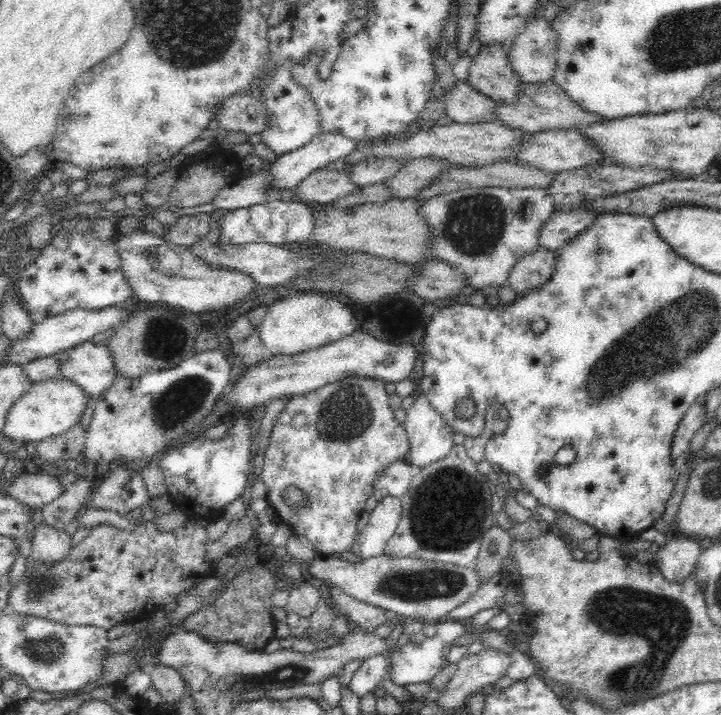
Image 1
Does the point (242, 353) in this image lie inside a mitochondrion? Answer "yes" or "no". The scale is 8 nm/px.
no

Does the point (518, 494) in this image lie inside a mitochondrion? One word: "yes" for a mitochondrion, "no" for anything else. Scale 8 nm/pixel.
no

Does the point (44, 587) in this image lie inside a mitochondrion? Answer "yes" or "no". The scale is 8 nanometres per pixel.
yes

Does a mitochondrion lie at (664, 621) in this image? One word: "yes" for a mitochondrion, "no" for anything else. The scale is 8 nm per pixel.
yes

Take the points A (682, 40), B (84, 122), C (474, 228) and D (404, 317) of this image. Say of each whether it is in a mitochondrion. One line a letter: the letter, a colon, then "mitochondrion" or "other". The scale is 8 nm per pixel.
A: mitochondrion
B: other
C: mitochondrion
D: other

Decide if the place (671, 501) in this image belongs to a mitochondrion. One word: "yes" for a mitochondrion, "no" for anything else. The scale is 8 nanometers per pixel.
no

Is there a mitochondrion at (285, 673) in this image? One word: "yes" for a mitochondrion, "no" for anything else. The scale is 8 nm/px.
yes

